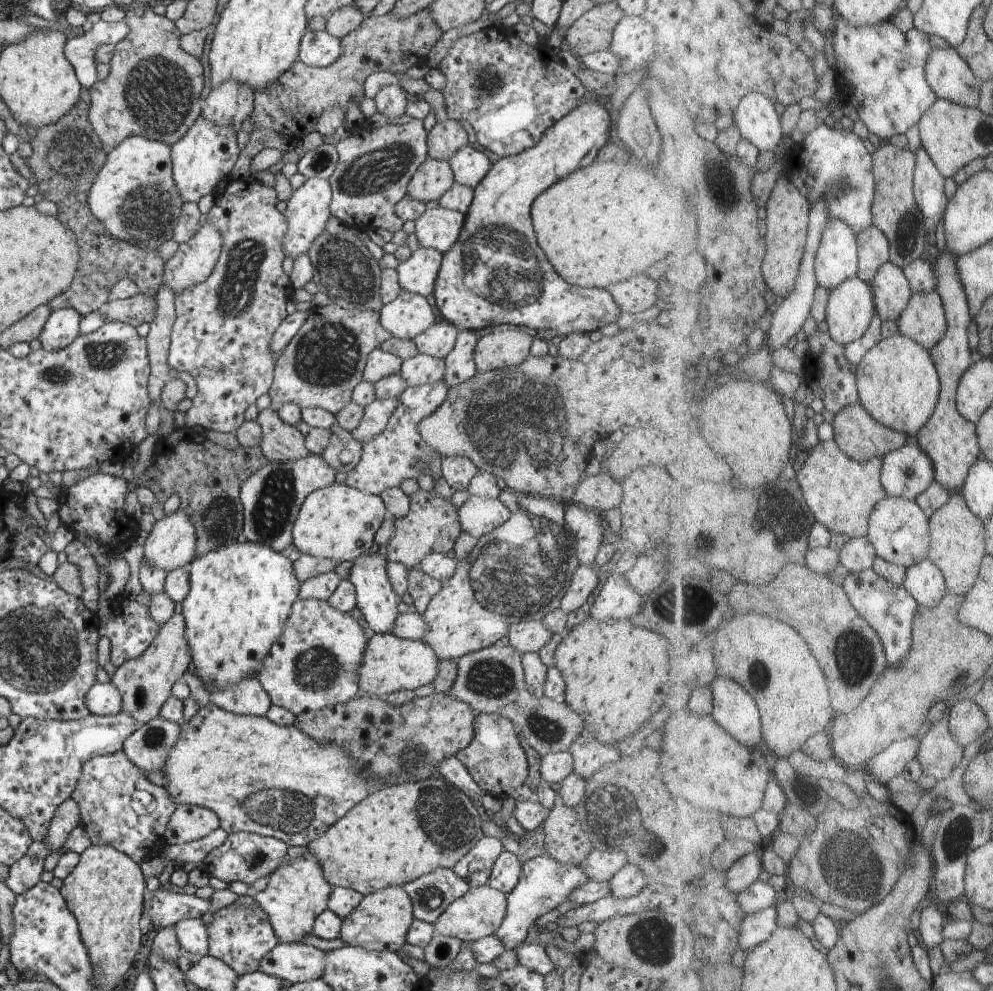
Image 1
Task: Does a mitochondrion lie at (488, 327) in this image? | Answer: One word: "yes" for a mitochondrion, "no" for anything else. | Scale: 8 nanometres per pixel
no

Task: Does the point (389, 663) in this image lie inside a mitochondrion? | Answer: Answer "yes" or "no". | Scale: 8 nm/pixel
no

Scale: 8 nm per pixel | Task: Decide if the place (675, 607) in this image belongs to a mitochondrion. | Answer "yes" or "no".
yes

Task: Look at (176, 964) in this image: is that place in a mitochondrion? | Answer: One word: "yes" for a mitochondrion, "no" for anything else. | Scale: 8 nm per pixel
no

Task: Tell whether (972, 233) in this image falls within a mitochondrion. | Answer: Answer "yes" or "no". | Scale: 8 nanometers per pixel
no

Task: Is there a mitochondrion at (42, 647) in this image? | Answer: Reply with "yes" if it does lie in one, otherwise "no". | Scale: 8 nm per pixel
yes

